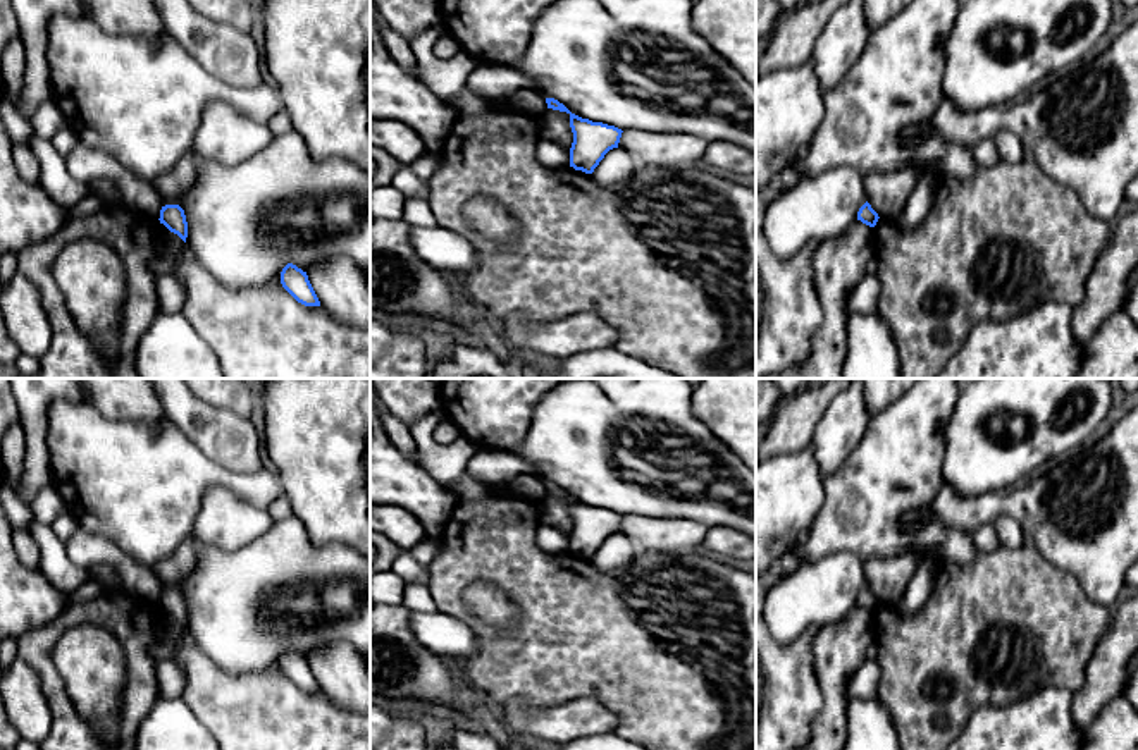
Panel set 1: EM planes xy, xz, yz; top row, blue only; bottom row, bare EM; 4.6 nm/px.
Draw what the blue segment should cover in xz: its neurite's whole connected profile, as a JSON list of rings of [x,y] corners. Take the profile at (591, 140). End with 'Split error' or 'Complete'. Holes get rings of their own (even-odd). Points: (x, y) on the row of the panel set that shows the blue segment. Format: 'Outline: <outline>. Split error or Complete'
Outline: [[[546,98],[547,108],[566,112],[570,115],[570,127],[573,143],[570,148],[570,167],[592,174],[604,155],[618,148],[622,129],[603,122],[592,122],[572,114],[563,103],[554,98]]]. Complete

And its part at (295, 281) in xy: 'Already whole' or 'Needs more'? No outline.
Already whole

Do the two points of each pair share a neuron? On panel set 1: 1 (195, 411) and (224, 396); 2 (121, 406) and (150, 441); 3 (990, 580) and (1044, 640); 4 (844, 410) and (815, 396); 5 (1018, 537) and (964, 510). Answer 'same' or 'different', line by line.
1: different
2: different
3: same
4: different
5: different

